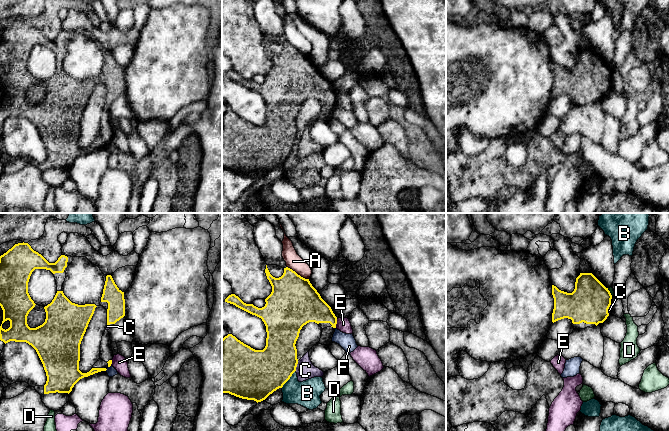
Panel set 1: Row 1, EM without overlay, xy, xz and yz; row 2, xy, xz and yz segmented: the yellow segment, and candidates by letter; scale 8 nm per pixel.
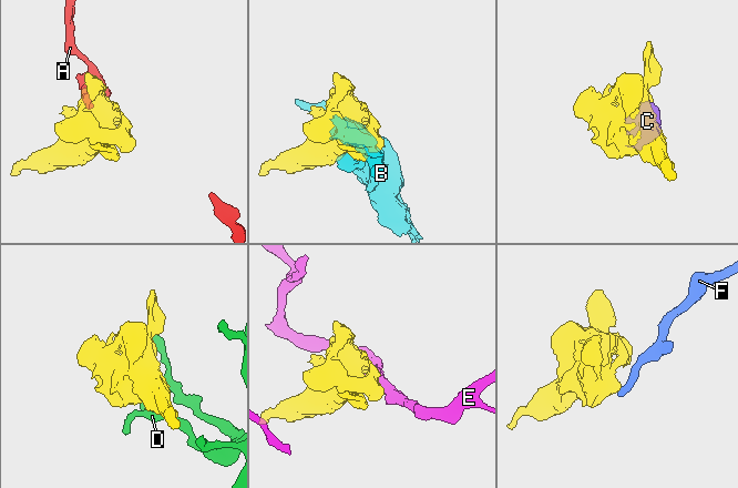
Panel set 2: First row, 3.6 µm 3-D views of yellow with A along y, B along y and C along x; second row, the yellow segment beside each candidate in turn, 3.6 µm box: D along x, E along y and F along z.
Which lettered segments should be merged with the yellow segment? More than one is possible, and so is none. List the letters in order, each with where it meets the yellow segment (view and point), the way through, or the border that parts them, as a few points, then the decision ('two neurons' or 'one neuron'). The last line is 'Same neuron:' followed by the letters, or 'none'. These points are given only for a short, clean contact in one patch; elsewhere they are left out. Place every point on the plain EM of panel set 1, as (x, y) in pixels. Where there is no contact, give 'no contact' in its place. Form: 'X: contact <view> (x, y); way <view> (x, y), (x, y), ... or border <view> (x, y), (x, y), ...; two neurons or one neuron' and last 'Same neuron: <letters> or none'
A: contact xz (297, 50); two neurons
B: contact xz (289, 154); two neurons
C: contact xz (296, 142); one neuron
D: contact yz (609, 68); border yz (607, 64), (612, 71); two neurons
E: contact xz (336, 99); border xz (337, 95), (335, 103); two neurons
F: contact xy (109, 142); border xy (110, 141), (108, 143); two neurons
Same neuron: C

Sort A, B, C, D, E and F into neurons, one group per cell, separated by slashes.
A / B / C / D / E / F

